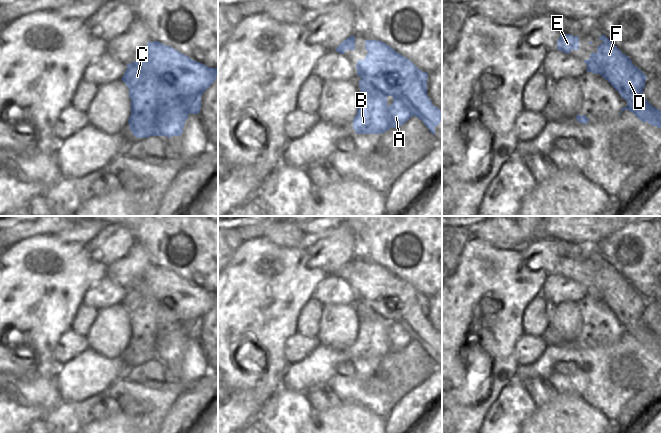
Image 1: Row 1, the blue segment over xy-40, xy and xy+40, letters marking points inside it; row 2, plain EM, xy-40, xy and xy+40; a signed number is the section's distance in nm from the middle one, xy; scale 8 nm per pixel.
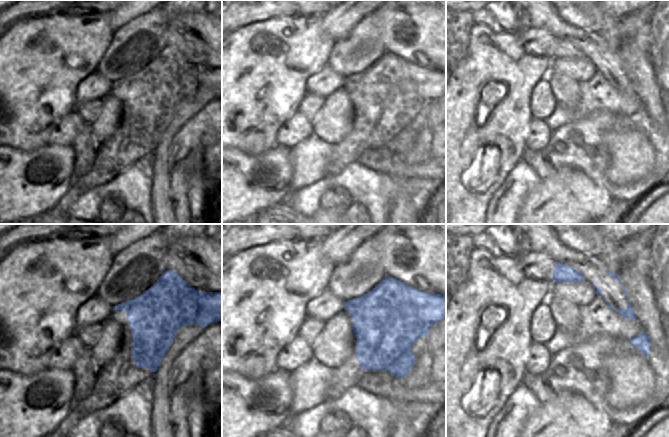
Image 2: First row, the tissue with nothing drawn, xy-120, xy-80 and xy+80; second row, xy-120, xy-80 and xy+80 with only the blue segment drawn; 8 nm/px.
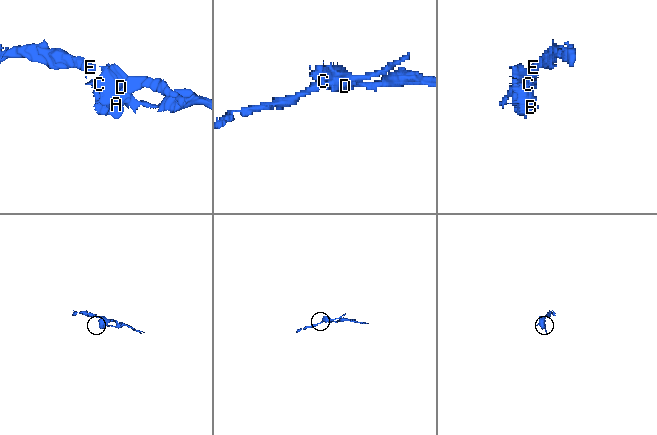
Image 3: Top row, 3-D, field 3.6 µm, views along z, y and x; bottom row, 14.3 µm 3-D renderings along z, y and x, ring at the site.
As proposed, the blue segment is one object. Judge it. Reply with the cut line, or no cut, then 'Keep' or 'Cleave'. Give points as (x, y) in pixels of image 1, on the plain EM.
Split along xy (388, 299), (390, 307), (402, 311), (401, 323), (413, 339). Cleave

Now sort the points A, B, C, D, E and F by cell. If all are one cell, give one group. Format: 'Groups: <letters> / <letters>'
Groups: A B C F / D E

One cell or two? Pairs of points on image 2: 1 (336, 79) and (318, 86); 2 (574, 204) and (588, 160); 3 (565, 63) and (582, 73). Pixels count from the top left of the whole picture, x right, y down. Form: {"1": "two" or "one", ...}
{"1": "one", "2": "two", "3": "one"}

